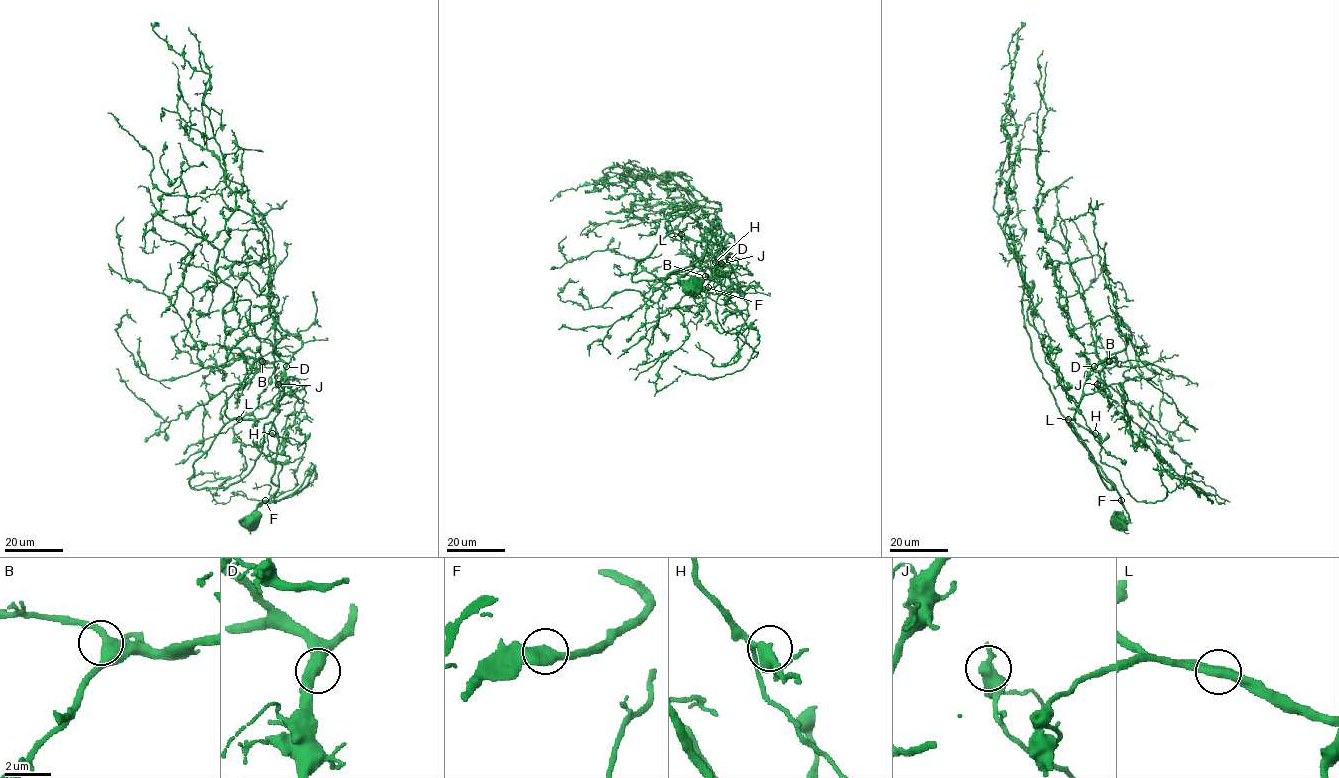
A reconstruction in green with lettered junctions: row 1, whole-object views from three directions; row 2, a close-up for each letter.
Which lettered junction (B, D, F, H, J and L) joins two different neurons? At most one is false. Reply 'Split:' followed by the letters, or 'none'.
Split: none

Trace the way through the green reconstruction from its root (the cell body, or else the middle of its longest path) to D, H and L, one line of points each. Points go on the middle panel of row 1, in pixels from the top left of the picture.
D: (692, 282), (695, 295), (721, 281), (710, 234), (696, 262), (632, 276), (671, 233), (711, 241), (729, 260)
H: (692, 282), (695, 295), (721, 281), (710, 234), (696, 262), (632, 276), (671, 233), (718, 243), (715, 262)
L: (692, 282), (695, 295), (721, 281), (710, 234), (696, 262), (632, 280), (640, 260), (681, 234)

